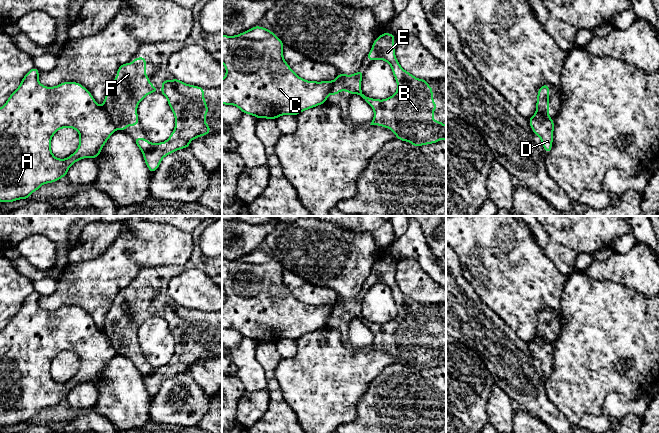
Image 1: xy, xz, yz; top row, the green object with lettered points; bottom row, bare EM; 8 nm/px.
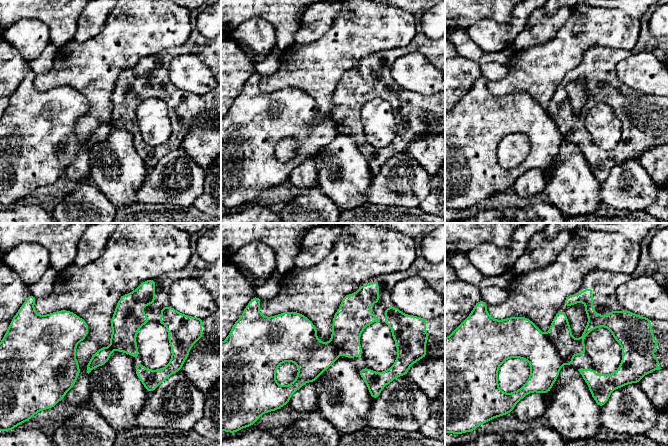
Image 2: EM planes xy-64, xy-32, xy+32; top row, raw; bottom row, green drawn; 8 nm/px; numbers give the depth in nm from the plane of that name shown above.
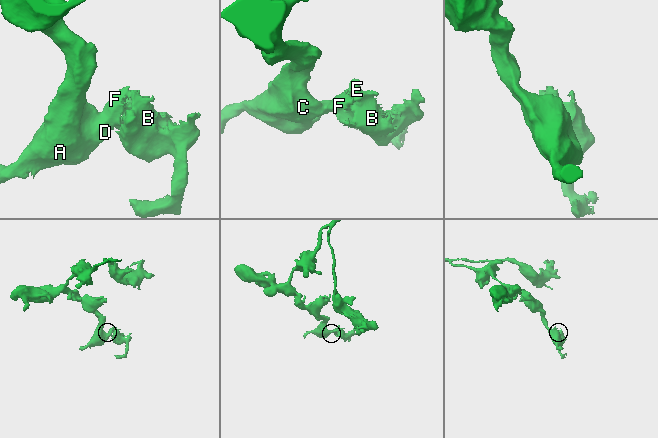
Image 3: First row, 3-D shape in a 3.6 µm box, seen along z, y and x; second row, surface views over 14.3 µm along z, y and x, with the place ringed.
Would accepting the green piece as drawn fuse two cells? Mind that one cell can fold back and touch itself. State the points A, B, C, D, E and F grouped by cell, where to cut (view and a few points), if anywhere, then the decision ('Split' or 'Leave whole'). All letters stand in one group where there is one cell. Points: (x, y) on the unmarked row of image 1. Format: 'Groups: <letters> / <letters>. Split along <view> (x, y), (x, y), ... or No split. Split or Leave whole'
Groups: A C D / B E F. Split along xy (102, 330), (116, 352). Split

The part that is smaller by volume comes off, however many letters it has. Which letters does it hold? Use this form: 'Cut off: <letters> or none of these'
Cut off: B, E, F

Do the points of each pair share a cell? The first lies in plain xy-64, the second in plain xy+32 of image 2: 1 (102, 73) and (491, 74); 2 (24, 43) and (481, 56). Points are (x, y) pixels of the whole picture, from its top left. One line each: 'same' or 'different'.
1: different
2: different

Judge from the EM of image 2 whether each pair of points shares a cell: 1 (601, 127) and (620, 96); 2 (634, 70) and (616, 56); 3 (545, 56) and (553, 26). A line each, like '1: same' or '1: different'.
1: different
2: different
3: different

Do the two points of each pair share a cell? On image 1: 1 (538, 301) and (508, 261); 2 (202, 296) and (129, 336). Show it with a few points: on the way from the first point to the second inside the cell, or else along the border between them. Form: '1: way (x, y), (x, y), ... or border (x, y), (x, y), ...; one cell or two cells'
1: way (528, 291), (509, 271); one cell
2: border (167, 289), (167, 292), (176, 302), (205, 312); two cells

